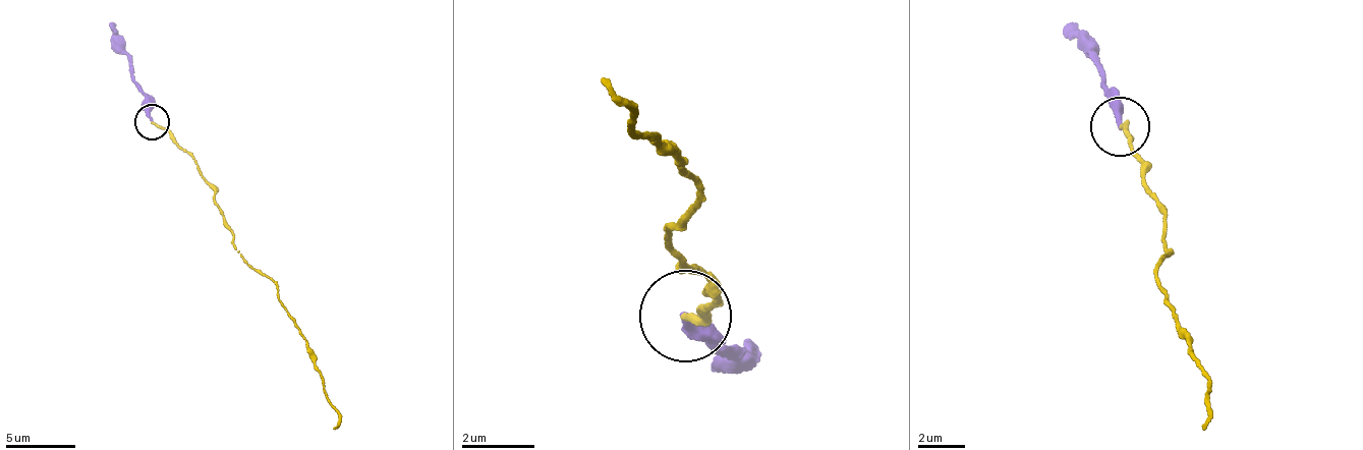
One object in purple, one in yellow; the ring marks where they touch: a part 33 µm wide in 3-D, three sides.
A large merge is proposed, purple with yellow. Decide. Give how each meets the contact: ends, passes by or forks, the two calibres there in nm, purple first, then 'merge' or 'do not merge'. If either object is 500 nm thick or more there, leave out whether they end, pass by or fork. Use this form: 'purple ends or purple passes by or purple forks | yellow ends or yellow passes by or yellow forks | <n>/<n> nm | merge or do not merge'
purple ends | yellow ends | 200/160 nm | do not merge

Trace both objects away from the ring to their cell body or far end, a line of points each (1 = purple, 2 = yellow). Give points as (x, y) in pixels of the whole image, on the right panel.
1: (1121, 126), (1118, 92), (1102, 83), (1094, 50), (1067, 30)
2: (1121, 126), (1142, 162), (1145, 191), (1162, 215), (1171, 254), (1156, 272), (1208, 386), (1202, 429)

